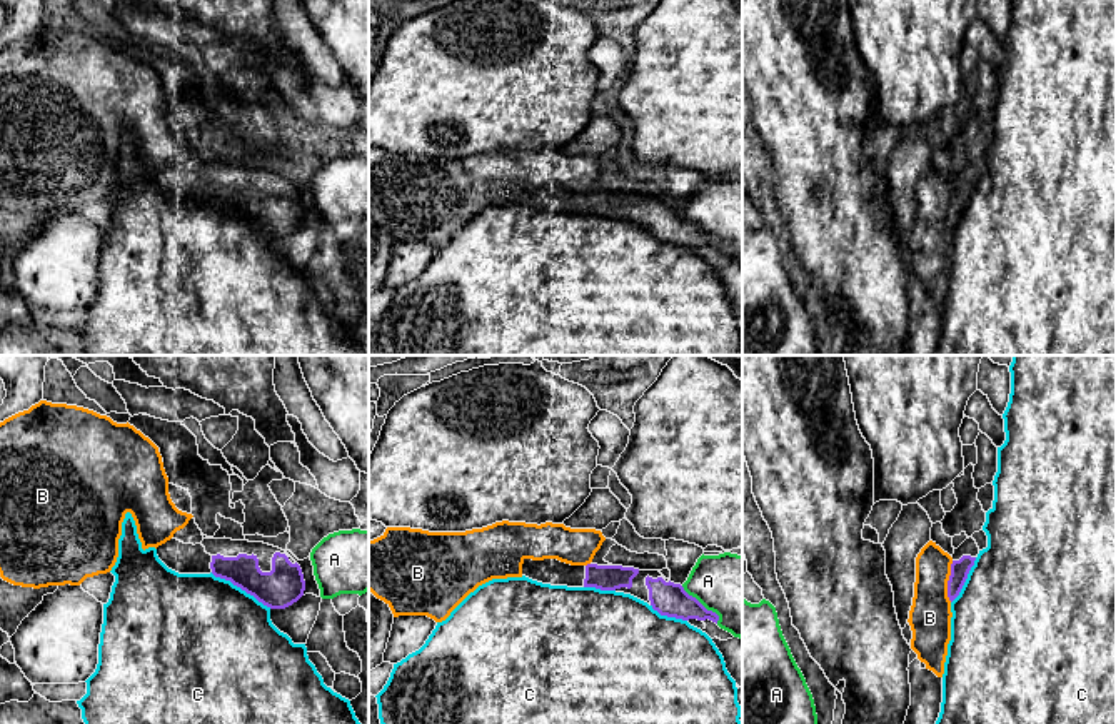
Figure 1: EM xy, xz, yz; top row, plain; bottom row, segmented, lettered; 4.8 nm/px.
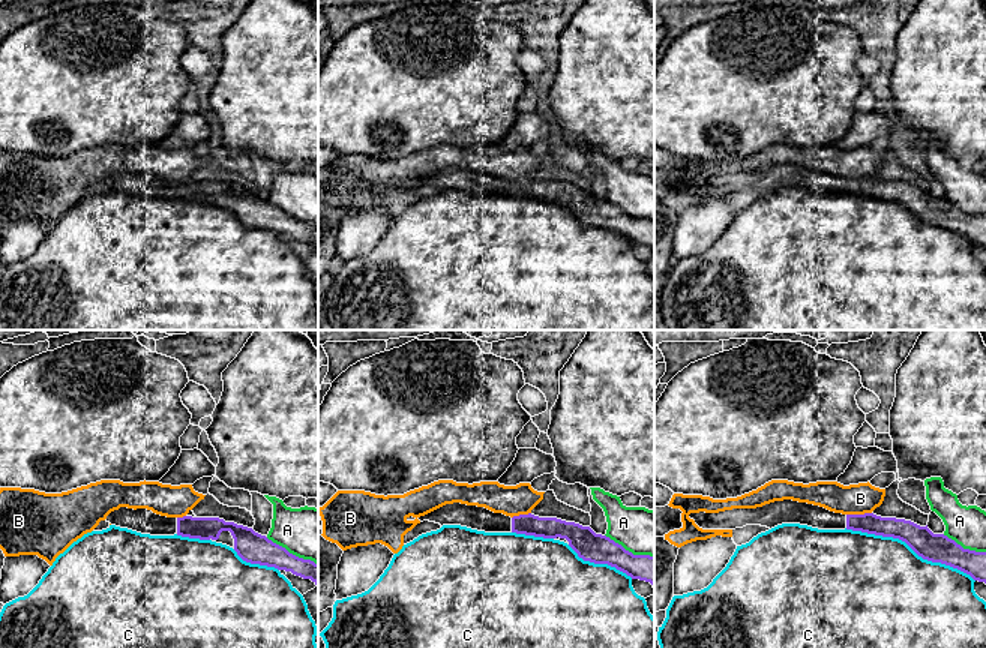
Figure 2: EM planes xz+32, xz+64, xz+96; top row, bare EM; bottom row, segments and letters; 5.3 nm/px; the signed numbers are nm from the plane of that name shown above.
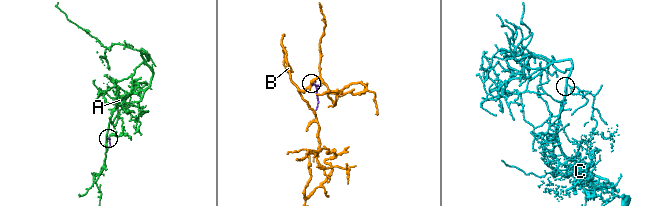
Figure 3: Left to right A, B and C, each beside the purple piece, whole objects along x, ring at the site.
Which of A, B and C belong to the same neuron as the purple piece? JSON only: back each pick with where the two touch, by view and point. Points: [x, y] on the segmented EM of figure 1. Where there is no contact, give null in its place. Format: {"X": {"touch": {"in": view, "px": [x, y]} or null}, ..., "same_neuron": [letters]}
{"same_neuron": []}

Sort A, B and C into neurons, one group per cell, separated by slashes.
A / B / C

